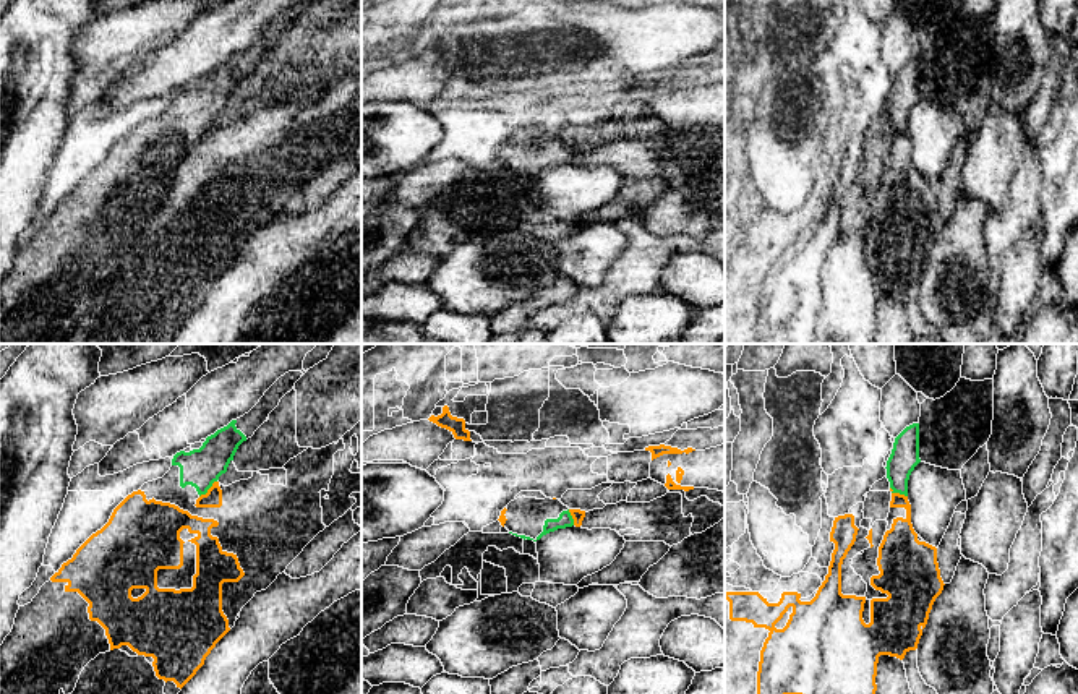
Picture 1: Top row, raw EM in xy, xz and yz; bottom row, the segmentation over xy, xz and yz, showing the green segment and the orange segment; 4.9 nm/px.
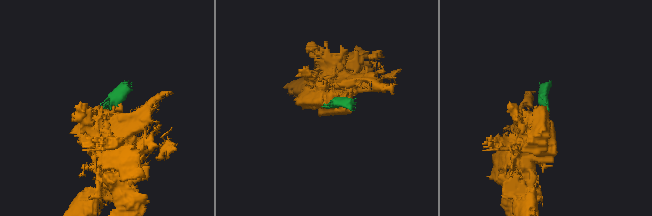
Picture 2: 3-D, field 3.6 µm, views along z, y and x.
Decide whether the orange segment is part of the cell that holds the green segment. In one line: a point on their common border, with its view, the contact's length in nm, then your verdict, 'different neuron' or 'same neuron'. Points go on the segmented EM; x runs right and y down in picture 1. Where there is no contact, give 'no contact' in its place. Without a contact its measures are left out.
xy (208, 488) | 120 nm | different neuron

